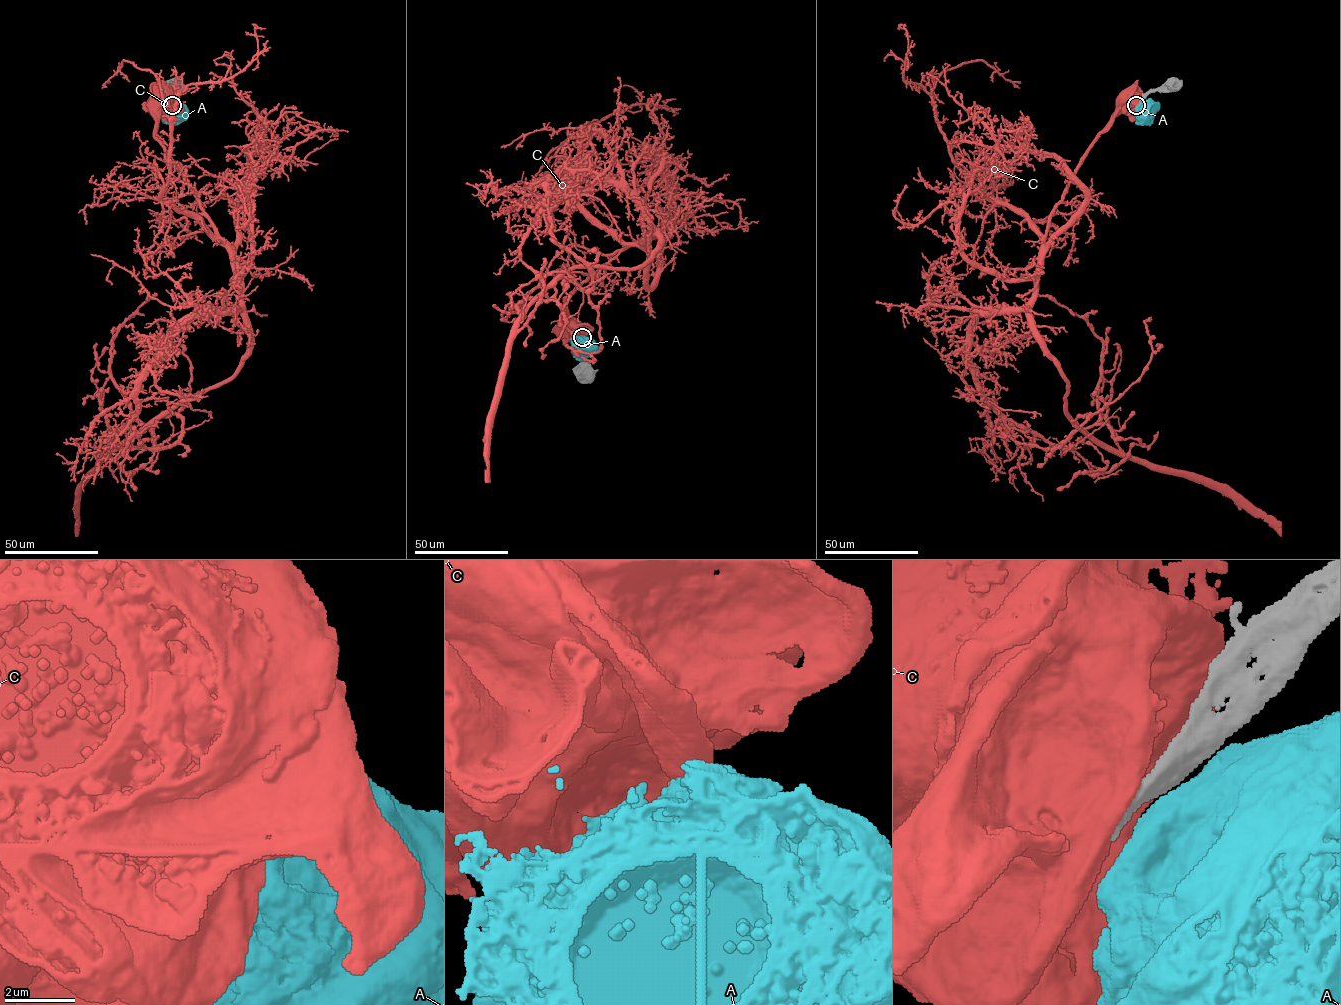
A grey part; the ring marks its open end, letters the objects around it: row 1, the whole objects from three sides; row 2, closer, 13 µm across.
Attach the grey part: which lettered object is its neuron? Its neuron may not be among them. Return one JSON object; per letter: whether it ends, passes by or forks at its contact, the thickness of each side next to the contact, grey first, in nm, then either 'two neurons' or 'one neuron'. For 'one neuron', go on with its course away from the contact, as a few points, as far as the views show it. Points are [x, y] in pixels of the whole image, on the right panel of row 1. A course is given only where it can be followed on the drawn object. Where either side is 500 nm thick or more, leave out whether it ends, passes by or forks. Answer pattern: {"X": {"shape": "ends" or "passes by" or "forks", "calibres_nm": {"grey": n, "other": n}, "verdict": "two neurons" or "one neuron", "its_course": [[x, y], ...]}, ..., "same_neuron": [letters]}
{"A": {"calibres_nm": {"grey": 480, "other": 950}, "verdict": "two neurons"}, "C": {"calibres_nm": {"grey": 600, "other": 1000}, "verdict": "two neurons"}, "same_neuron": []}

